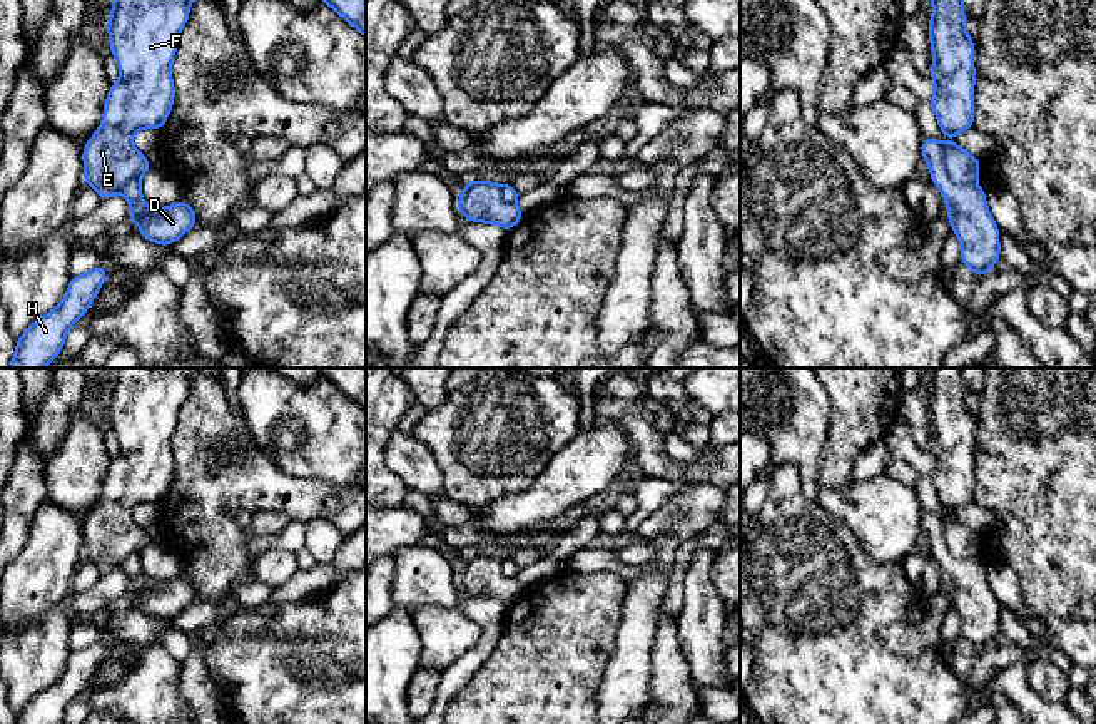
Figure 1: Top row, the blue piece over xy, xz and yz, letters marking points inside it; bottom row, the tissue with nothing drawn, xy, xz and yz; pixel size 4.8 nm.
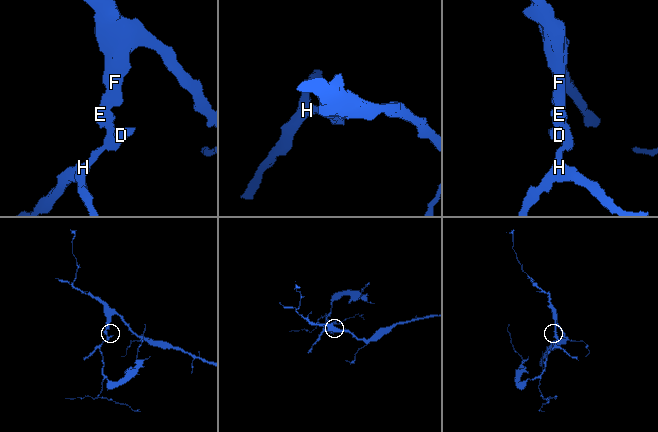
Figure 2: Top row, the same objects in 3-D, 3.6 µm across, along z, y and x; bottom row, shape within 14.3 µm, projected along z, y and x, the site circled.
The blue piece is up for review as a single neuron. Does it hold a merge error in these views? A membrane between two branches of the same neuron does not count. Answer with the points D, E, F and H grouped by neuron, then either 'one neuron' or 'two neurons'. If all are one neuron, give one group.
D H / E F; two neurons

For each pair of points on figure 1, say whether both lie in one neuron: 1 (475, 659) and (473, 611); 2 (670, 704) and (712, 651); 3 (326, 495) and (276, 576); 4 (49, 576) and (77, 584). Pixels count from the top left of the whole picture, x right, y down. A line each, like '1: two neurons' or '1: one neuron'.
1: one neuron
2: two neurons
3: two neurons
4: two neurons

